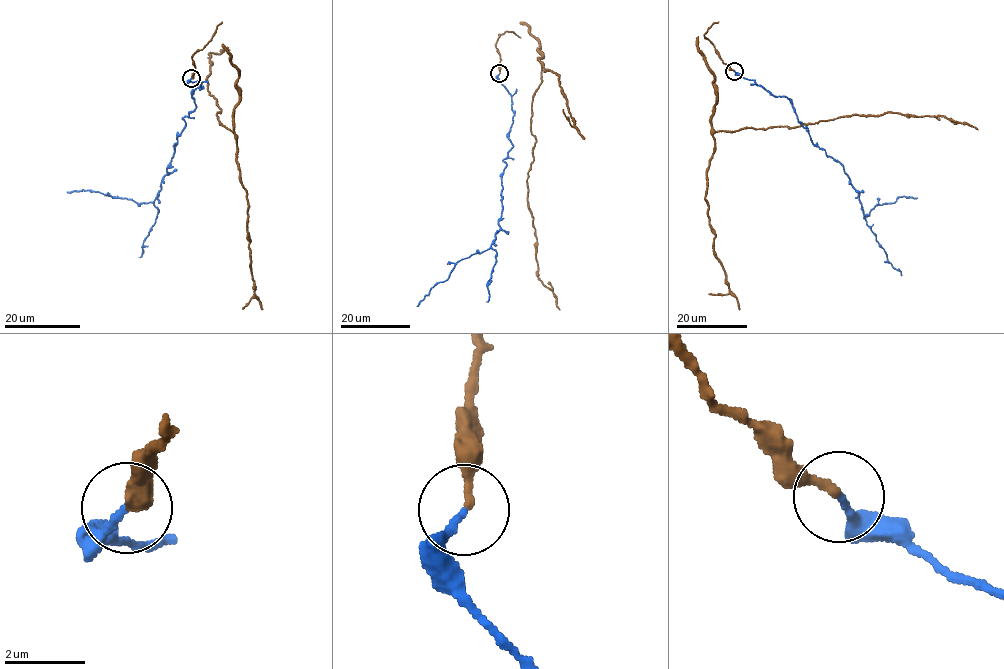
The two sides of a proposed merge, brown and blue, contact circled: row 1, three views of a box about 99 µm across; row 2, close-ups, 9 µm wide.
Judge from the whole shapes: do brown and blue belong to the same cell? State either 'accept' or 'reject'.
accept

